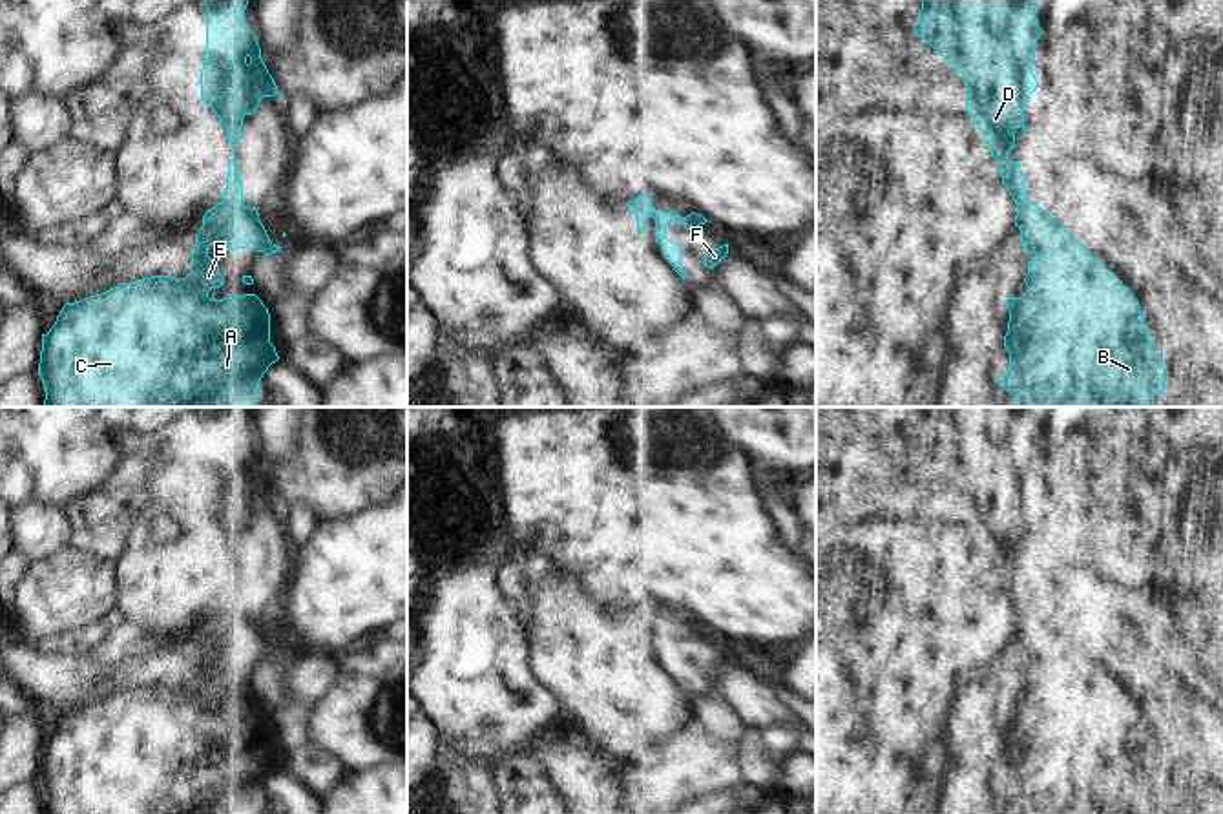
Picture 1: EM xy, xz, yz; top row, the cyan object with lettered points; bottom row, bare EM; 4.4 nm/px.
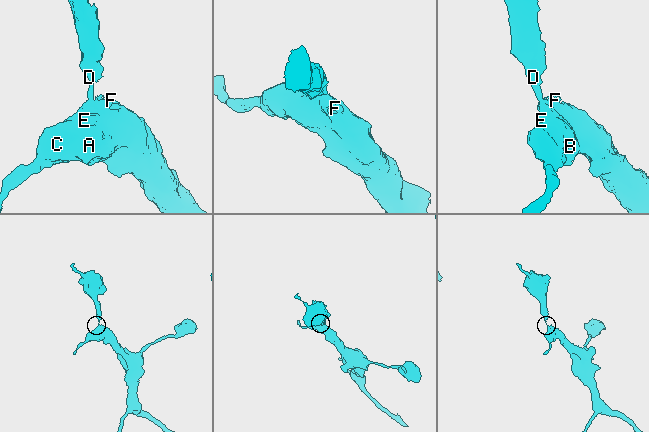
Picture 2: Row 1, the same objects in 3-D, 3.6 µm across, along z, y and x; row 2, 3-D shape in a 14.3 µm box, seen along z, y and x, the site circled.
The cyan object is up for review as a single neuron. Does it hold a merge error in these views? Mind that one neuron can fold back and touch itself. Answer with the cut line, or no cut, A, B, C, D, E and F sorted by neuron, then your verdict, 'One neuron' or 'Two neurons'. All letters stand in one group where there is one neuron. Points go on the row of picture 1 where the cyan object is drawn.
No split. Groups: A B C D E F. One neuron

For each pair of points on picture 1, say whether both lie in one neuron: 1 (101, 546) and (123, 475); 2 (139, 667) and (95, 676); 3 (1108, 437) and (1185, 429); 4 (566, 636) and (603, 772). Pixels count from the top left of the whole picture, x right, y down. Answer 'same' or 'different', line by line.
1: same
2: different
3: different
4: different

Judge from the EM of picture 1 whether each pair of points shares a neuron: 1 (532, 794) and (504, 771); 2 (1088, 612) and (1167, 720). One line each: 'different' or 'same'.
1: same
2: same

